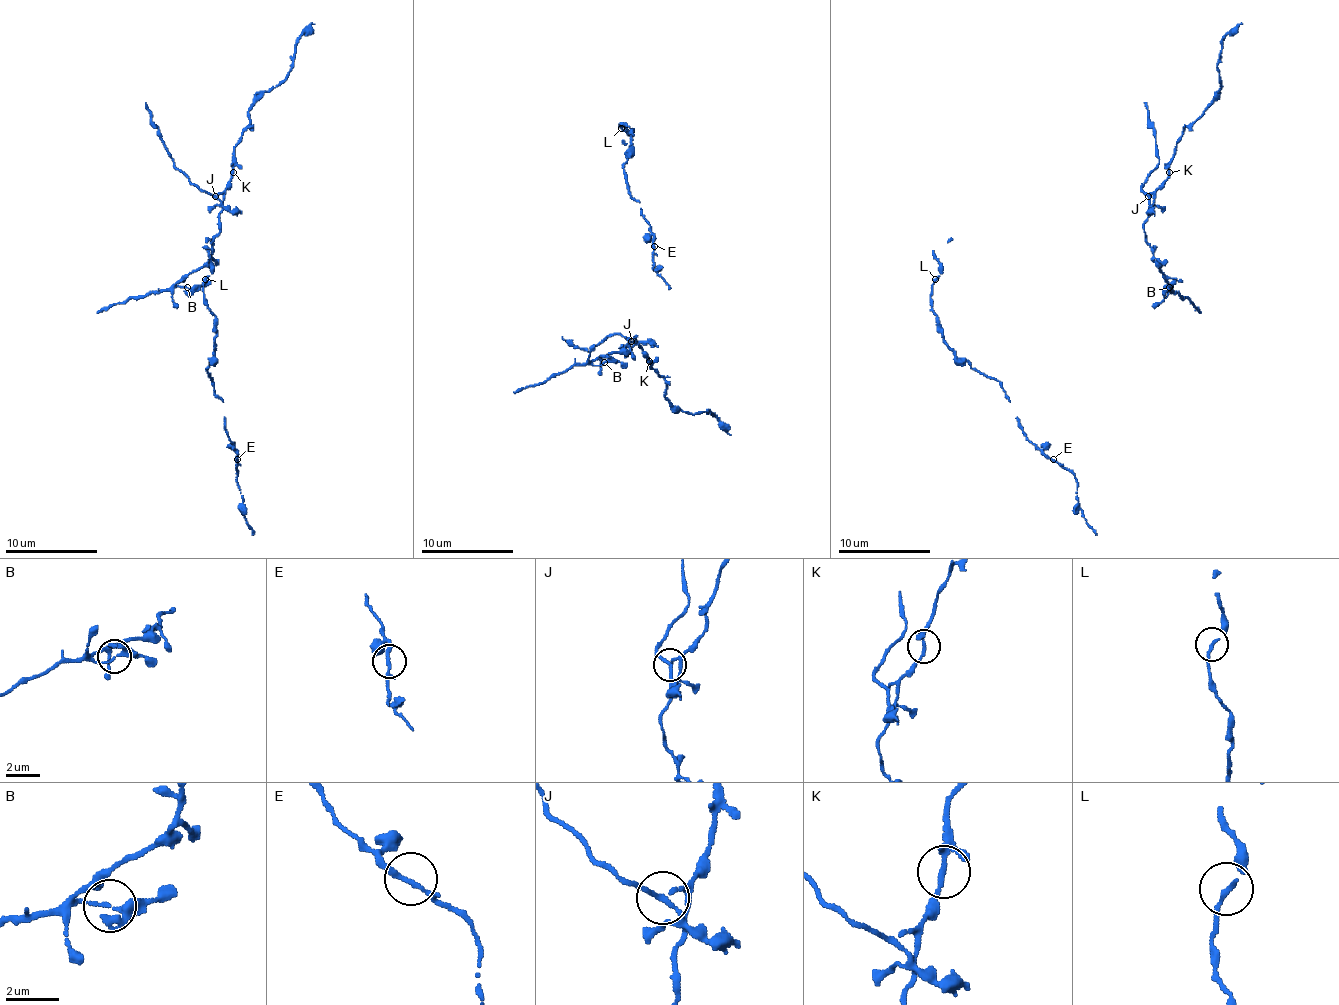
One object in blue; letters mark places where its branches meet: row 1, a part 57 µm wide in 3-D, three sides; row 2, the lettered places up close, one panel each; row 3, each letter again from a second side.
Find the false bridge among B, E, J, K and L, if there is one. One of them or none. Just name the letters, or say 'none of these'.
J

